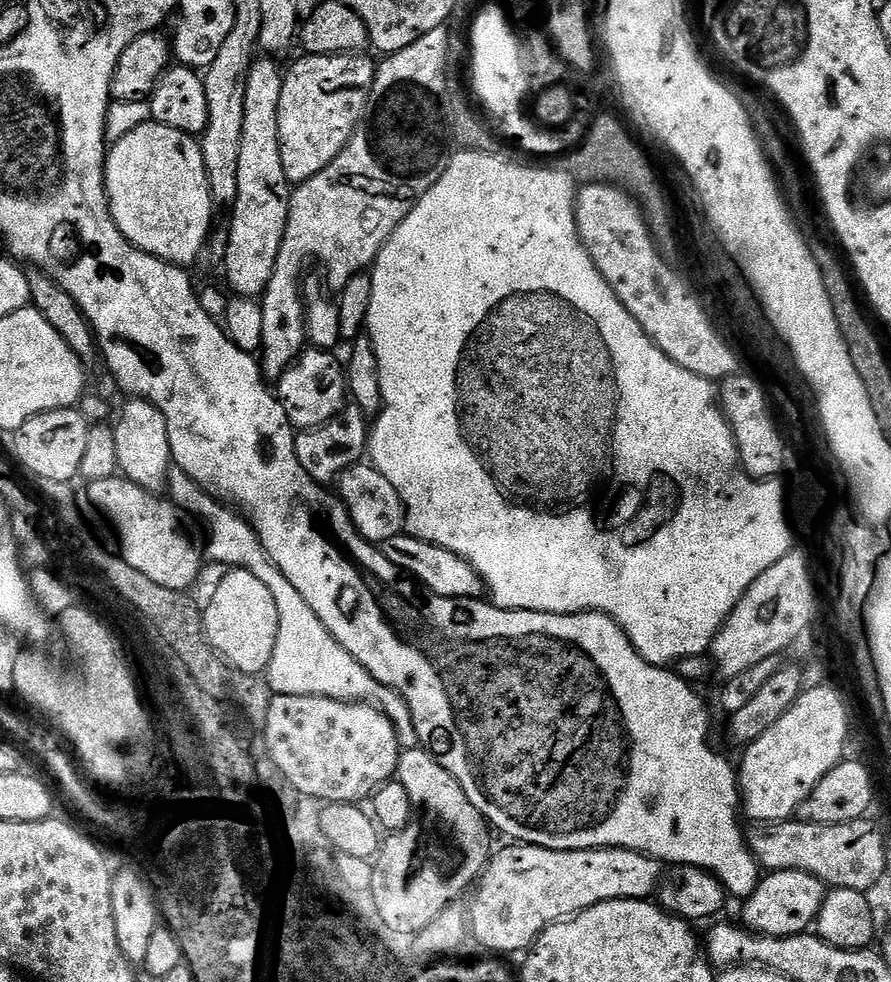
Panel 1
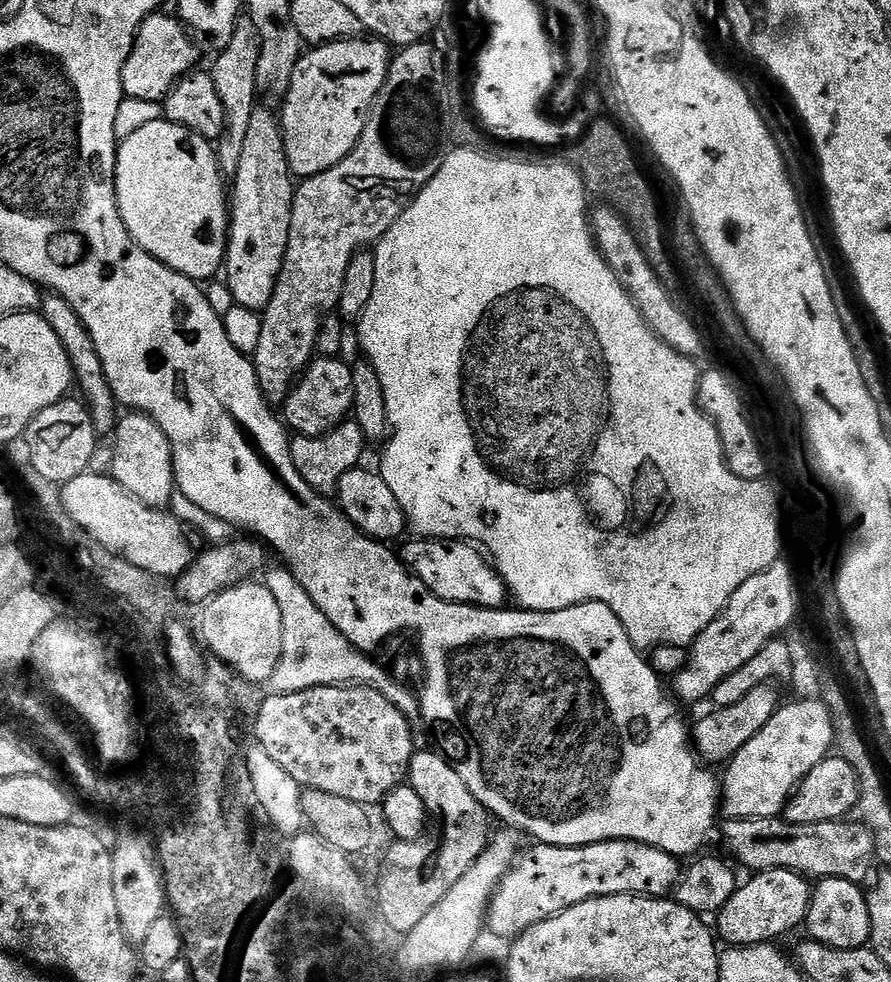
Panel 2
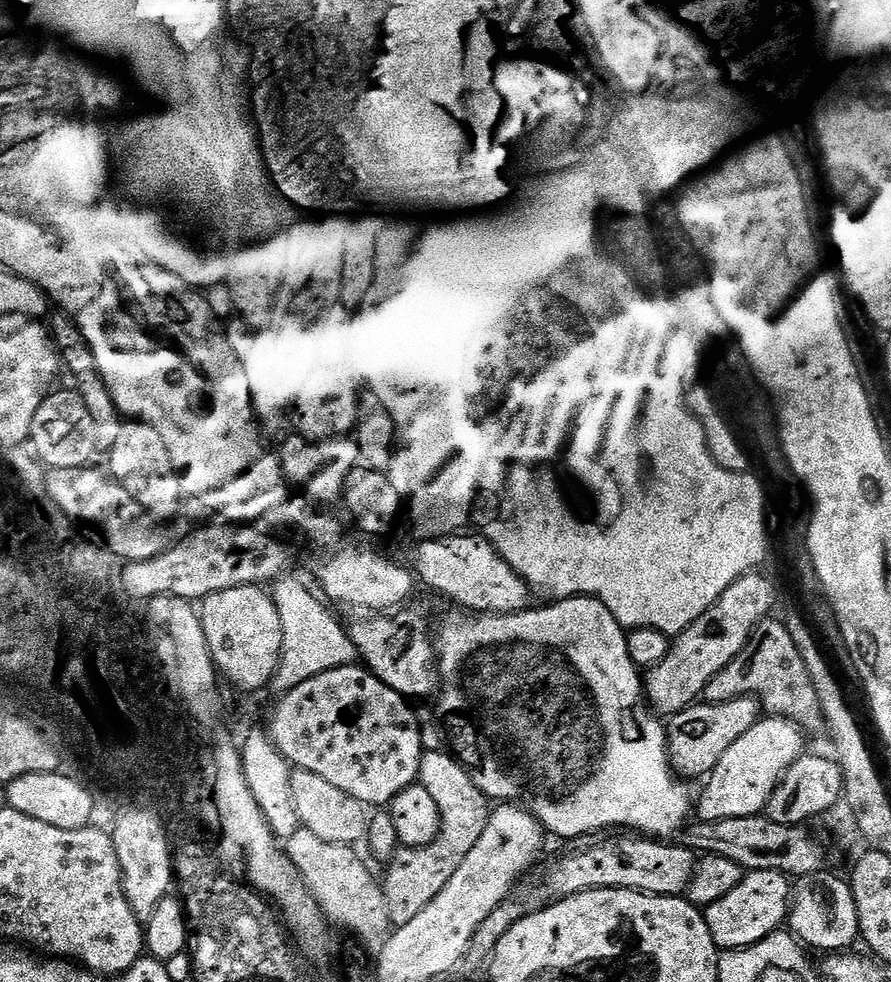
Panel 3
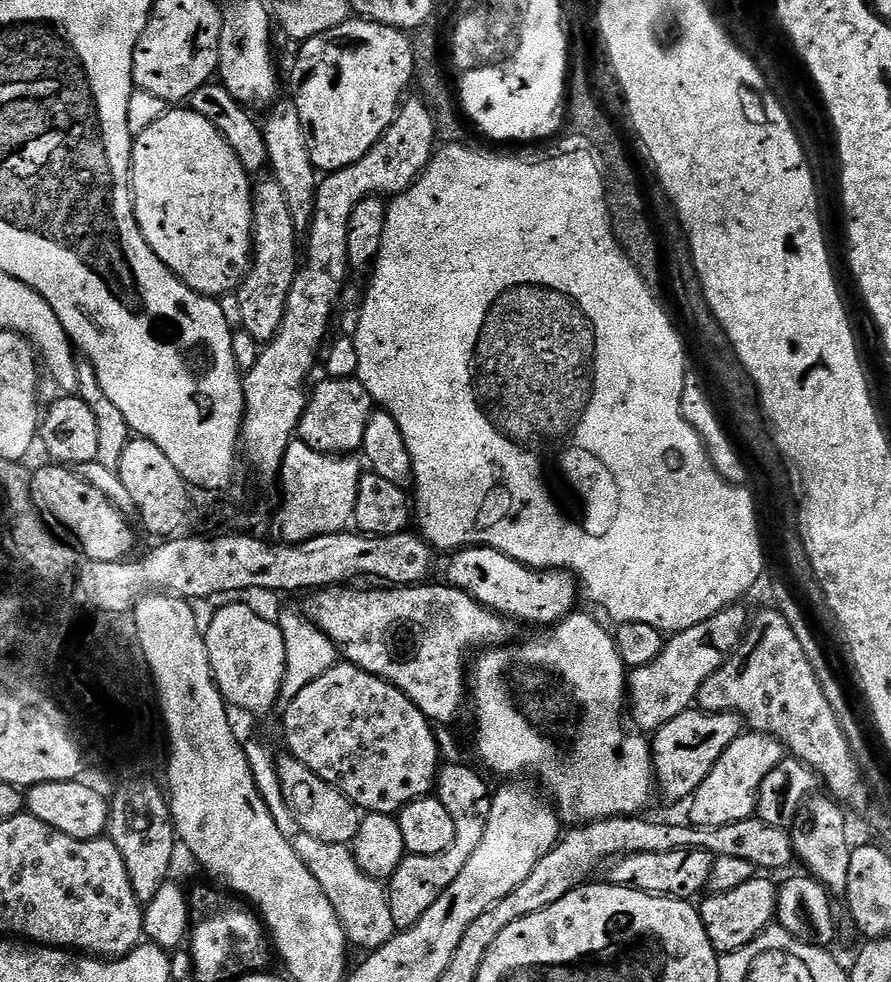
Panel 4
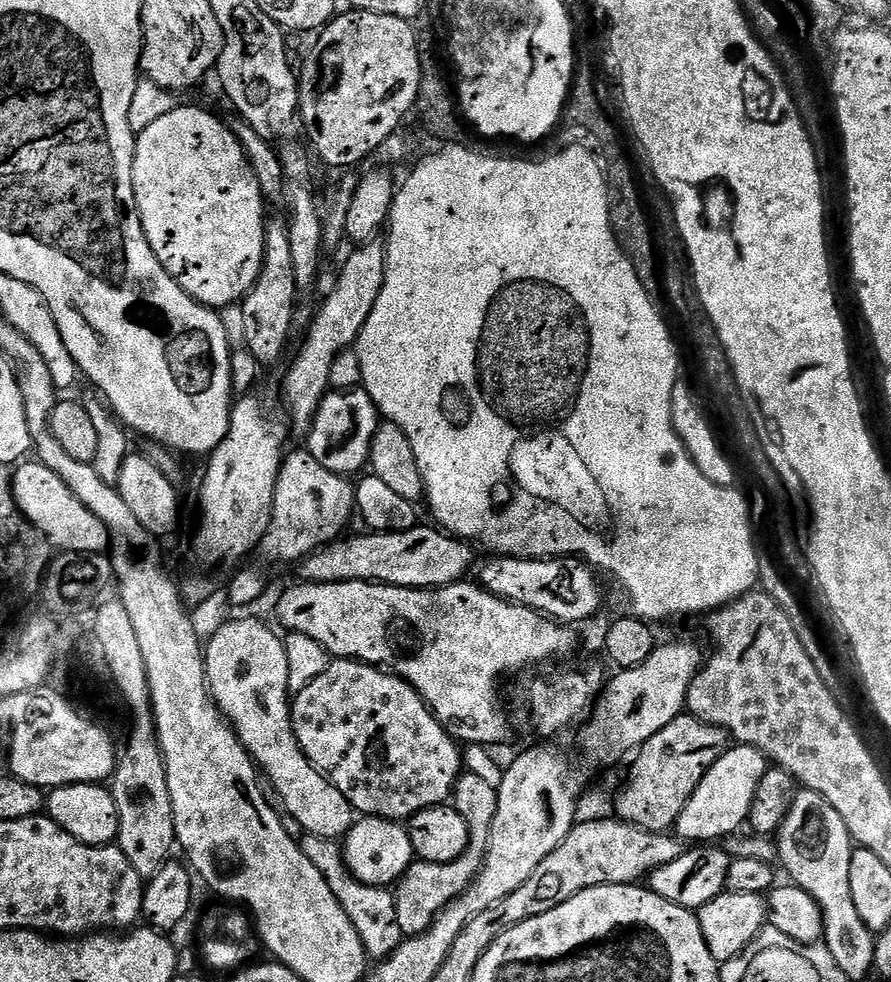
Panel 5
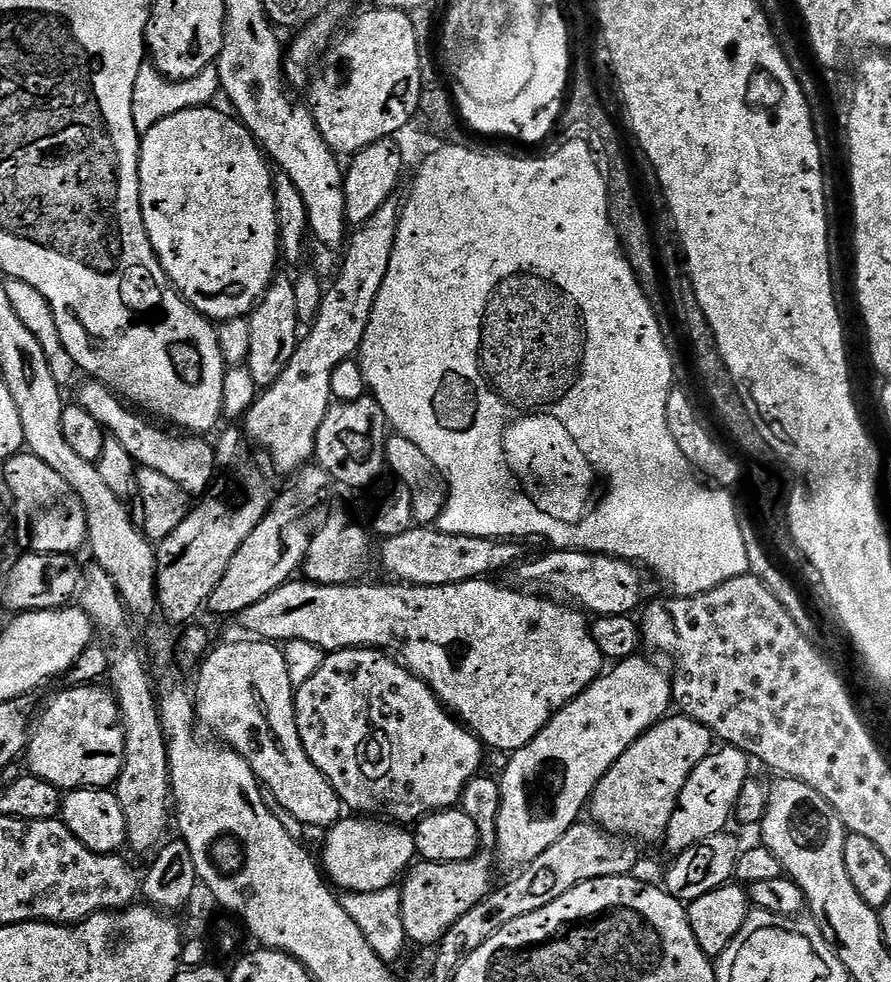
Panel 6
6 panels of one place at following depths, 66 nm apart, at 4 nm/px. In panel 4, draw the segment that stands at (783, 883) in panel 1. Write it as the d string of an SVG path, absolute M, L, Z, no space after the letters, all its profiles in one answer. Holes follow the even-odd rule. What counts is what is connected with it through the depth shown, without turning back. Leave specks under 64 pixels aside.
M757 878L738 886L738 890L718 892L703 897L704 904L699 905L702 926L715 946L717 953L736 952L762 935L776 920L776 894L778 888L768 880Z

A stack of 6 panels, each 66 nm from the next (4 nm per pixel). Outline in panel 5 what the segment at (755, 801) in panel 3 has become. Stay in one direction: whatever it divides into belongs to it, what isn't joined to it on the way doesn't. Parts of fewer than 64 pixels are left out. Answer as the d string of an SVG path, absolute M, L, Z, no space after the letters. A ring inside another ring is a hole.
M736 744L721 752L710 770L706 770L694 794L690 794L682 814L676 819L675 835L685 841L692 840L688 842L704 842L709 838L716 838L719 832L734 831L740 823L748 820L754 790L758 790L758 782L769 767L768 757L748 744Z

